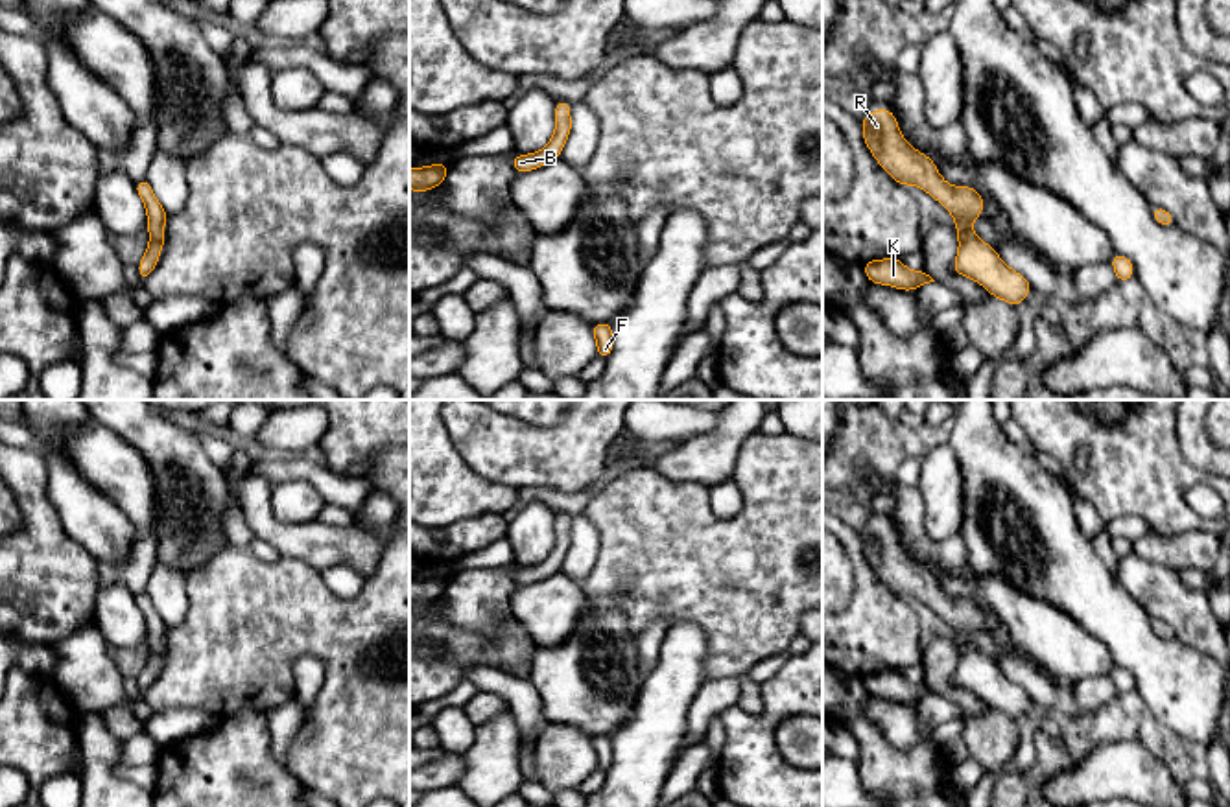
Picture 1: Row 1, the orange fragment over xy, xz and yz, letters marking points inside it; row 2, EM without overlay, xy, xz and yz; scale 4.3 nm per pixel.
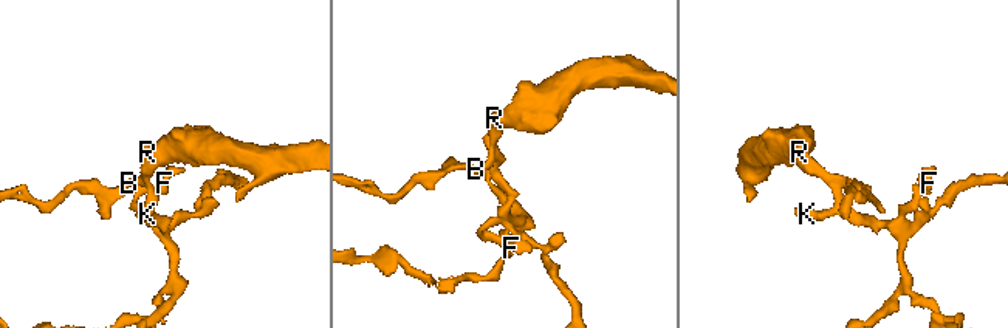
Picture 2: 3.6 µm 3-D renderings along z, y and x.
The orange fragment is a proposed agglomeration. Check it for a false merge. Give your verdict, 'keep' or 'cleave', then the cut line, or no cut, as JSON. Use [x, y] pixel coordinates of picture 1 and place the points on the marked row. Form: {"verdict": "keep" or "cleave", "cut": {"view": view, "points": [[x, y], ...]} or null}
{"verdict": "keep", "cut": null}

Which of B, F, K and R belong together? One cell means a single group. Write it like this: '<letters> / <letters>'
B F K R

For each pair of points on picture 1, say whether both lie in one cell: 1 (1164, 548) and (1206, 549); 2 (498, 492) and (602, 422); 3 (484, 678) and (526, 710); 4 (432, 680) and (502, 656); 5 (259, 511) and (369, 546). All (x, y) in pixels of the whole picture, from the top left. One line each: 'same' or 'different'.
1: same
2: different
3: same
4: same
5: same

